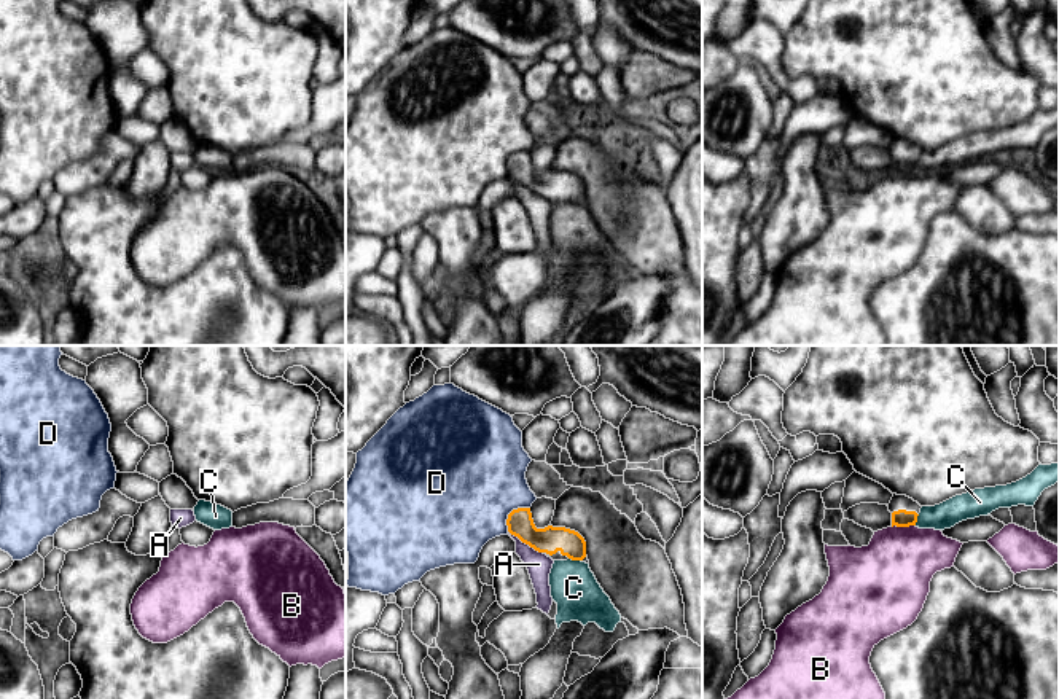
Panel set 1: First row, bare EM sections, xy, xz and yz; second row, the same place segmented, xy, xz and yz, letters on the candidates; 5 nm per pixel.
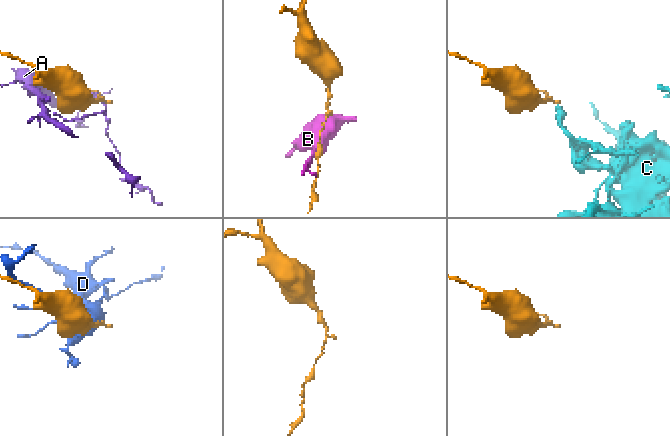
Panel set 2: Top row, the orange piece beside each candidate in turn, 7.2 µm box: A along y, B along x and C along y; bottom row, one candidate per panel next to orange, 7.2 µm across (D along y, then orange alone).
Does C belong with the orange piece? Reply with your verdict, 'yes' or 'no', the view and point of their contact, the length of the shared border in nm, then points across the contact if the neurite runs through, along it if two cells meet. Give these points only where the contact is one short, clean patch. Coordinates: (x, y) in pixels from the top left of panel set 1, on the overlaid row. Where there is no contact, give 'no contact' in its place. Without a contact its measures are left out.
no | xz (575, 559) | 70 nm | along xz (569, 558), (580, 561)

